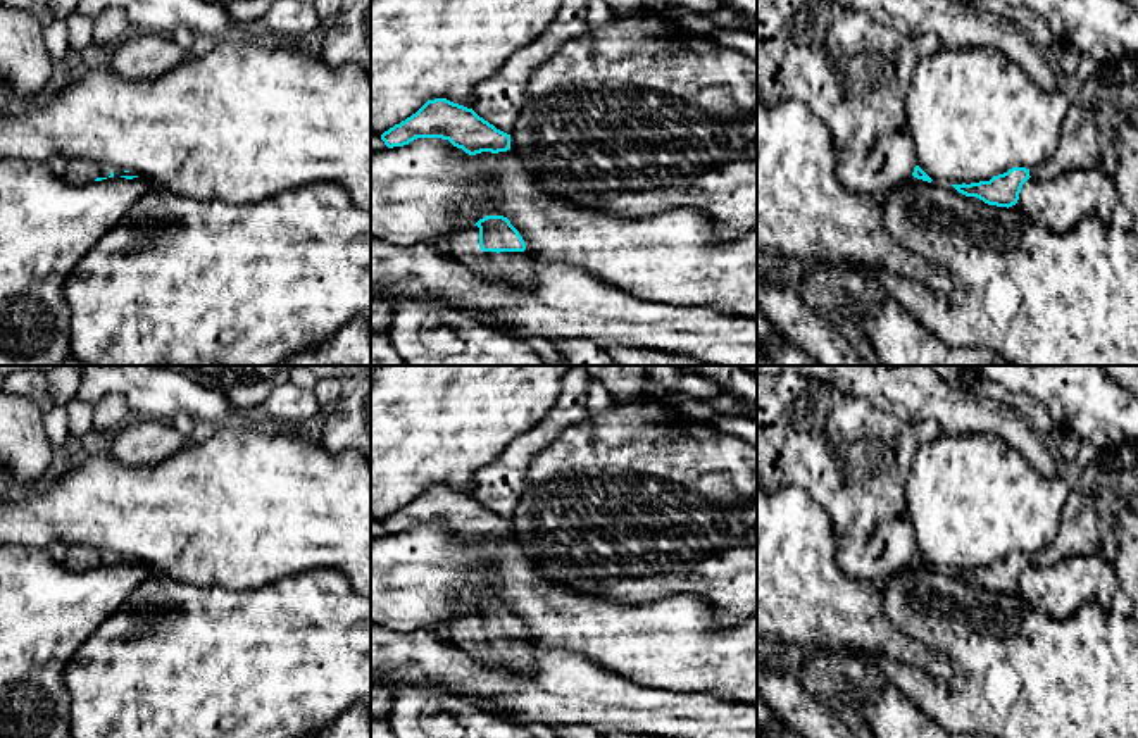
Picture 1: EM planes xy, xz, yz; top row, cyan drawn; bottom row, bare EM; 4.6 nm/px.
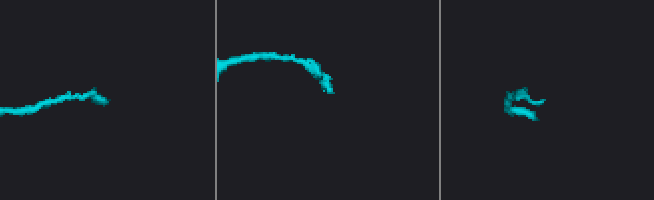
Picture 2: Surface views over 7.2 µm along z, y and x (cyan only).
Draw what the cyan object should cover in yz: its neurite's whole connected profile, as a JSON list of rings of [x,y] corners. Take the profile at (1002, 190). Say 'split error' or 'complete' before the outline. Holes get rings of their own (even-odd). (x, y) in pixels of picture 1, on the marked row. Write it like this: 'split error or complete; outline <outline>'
split error; outline [[[1072,100],[1060,129],[1060,141],[1055,153],[1031,171],[1012,167],[990,181],[971,184],[952,184],[966,197],[976,197],[988,205],[1012,207],[1019,200],[1022,184],[1031,178],[1050,181],[1069,171],[1086,171],[1098,167],[1102,152],[1098,145],[1098,129],[1090,105]]]

